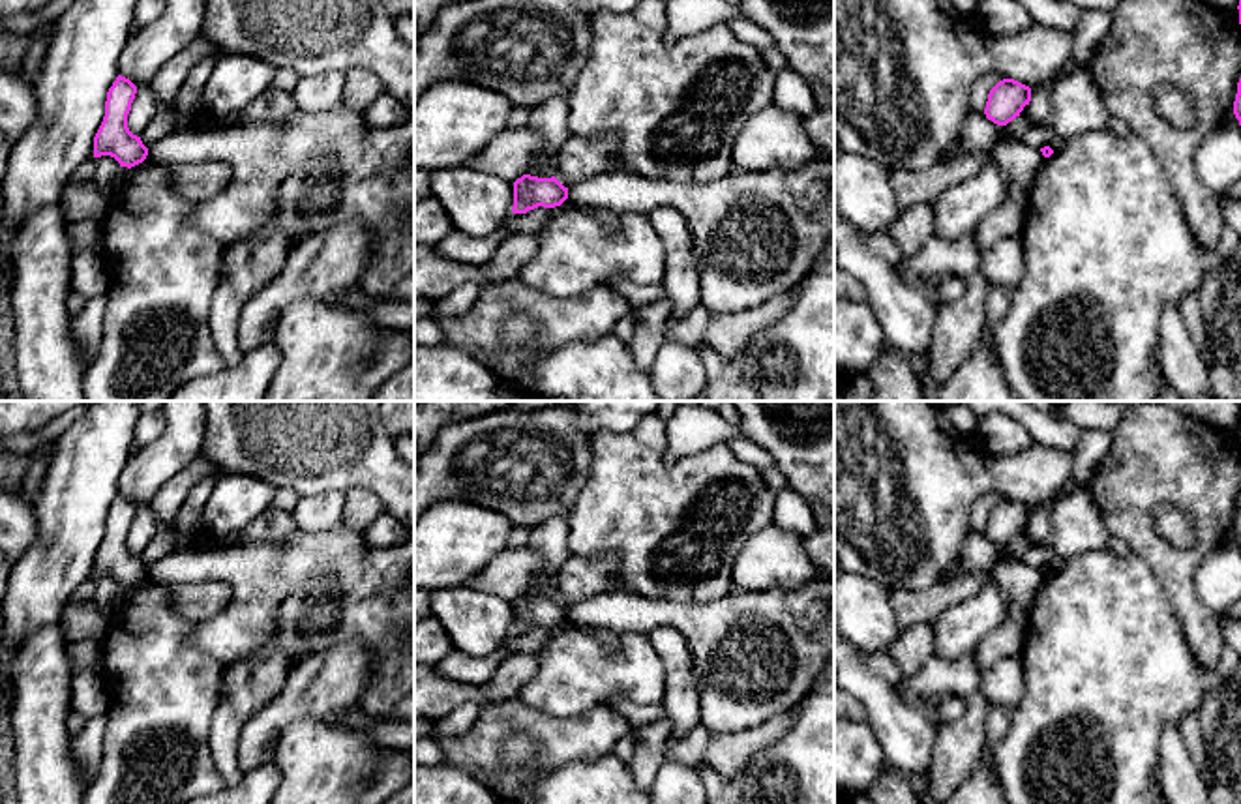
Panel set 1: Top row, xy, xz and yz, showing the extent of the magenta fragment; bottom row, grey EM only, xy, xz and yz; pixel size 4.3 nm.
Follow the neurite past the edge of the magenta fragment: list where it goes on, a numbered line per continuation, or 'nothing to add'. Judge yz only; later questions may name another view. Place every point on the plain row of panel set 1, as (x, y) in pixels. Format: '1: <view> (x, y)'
nothing to add

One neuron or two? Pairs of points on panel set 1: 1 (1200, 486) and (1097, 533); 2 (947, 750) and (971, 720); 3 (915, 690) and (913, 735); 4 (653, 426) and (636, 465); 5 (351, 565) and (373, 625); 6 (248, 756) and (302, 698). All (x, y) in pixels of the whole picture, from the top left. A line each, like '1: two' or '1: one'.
1: two
2: one
3: two
4: one
5: one
6: one

